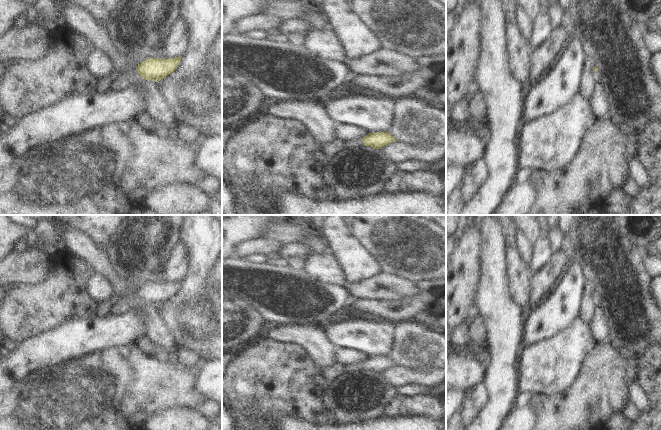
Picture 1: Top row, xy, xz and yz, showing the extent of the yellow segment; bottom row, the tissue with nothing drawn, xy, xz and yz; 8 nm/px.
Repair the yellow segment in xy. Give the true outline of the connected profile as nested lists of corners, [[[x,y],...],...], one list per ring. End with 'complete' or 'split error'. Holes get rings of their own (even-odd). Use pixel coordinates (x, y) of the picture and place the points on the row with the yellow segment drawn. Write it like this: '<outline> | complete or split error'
[[[182,56],[170,59],[148,58],[144,62],[138,64],[132,73],[126,73],[116,77],[115,82],[111,84],[108,92],[113,93],[121,91],[129,87],[133,82],[141,81],[142,78],[149,81],[164,79],[177,69],[181,58]]] | split error

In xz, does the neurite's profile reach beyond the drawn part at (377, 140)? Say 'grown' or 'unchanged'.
grown

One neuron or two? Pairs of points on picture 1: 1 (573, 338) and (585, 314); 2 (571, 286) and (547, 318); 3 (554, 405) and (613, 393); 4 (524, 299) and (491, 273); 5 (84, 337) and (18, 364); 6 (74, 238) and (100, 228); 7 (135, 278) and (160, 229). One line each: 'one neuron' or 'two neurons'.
1: two neurons
2: one neuron
3: one neuron
4: two neurons
5: one neuron
6: two neurons
7: one neuron

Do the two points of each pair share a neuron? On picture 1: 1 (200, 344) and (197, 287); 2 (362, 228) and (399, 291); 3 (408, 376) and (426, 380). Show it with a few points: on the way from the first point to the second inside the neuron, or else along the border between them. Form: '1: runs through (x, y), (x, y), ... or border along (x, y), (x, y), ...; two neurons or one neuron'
1: runs through (200, 330), (197, 301); one neuron
2: border along (382, 271), (388, 274), (399, 275), (411, 281); two neurons
3: runs through (412, 376), (422, 378); one neuron

